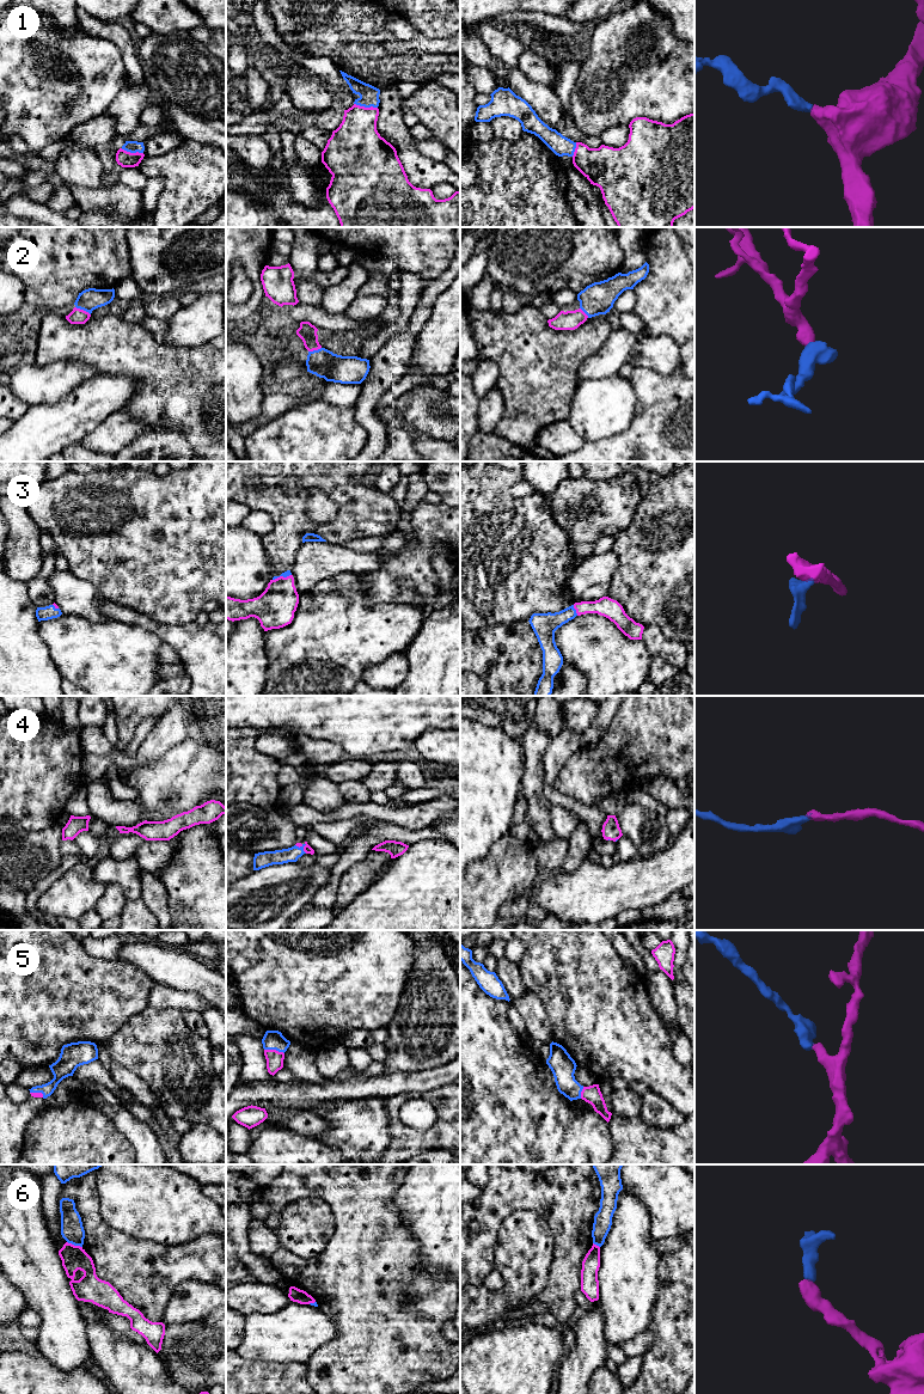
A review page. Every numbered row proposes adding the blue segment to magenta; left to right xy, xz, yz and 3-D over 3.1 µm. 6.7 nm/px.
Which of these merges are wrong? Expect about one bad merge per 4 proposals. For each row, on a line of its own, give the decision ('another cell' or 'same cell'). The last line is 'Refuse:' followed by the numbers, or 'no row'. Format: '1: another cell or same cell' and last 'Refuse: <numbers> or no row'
1: same cell
2: same cell
3: same cell
4: same cell
5: same cell
6: another cell
Refuse: 6

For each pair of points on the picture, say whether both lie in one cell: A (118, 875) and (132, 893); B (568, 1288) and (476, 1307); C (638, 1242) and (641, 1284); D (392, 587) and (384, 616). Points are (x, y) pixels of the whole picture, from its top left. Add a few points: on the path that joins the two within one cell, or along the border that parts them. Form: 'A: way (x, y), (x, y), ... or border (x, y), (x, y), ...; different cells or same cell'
A: way (123, 880), (132, 888); same cell
B: border (550, 1269), (546, 1285), (515, 1307); different cells
C: way (638, 1253), (638, 1273); same cell
D: border (363, 597), (368, 605), (411, 603), (415, 599); different cells

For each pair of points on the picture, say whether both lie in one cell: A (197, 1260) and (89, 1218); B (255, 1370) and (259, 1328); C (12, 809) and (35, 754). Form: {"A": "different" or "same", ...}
{"A": "same", "B": "different", "C": "same"}

